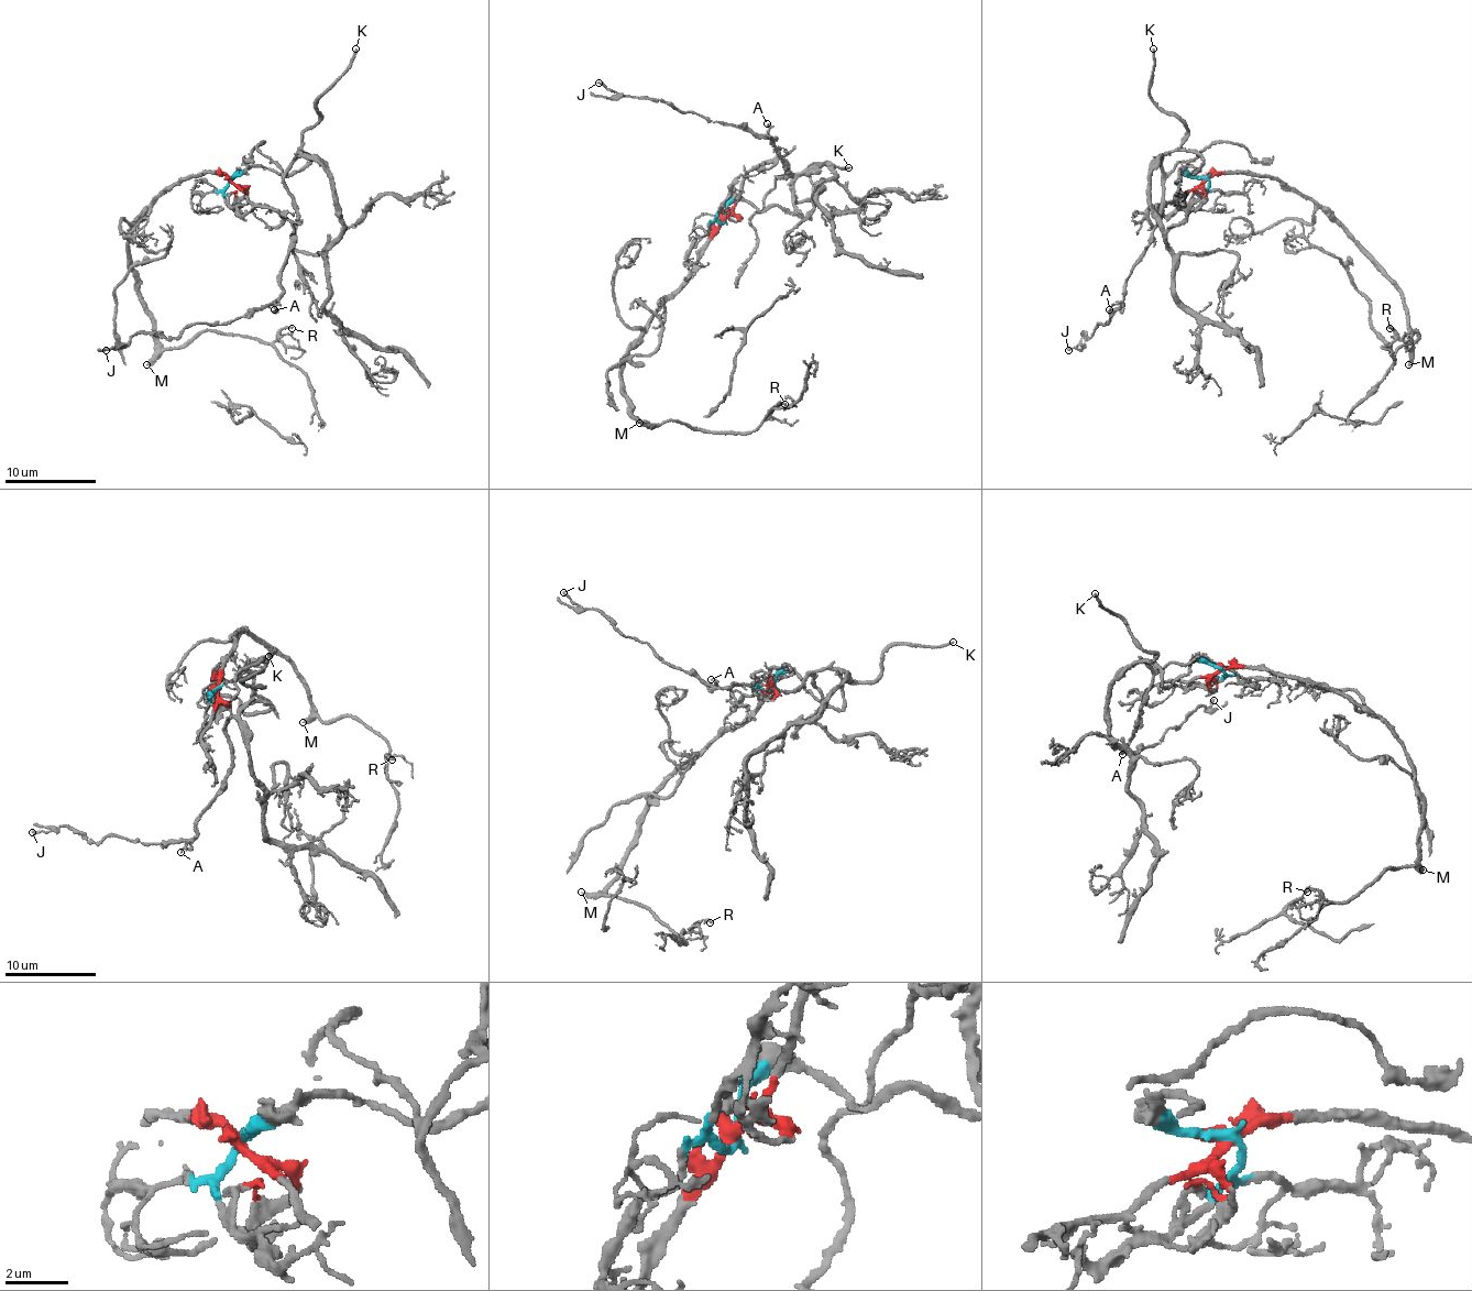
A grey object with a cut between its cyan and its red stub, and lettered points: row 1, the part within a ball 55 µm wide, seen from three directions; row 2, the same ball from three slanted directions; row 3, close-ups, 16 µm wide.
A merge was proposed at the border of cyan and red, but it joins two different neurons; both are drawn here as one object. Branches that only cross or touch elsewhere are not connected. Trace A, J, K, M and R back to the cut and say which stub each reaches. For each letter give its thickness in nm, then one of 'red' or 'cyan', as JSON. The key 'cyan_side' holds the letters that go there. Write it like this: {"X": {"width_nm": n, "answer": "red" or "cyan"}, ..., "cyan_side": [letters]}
{"A": {"width_nm": 160, "answer": "cyan"}, "J": {"width_nm": 200, "answer": "cyan"}, "K": {"width_nm": 200, "answer": "cyan"}, "M": {"width_nm": 280, "answer": "red"}, "R": {"width_nm": 200, "answer": "red"}, "cyan_side": ["A", "J", "K"]}

